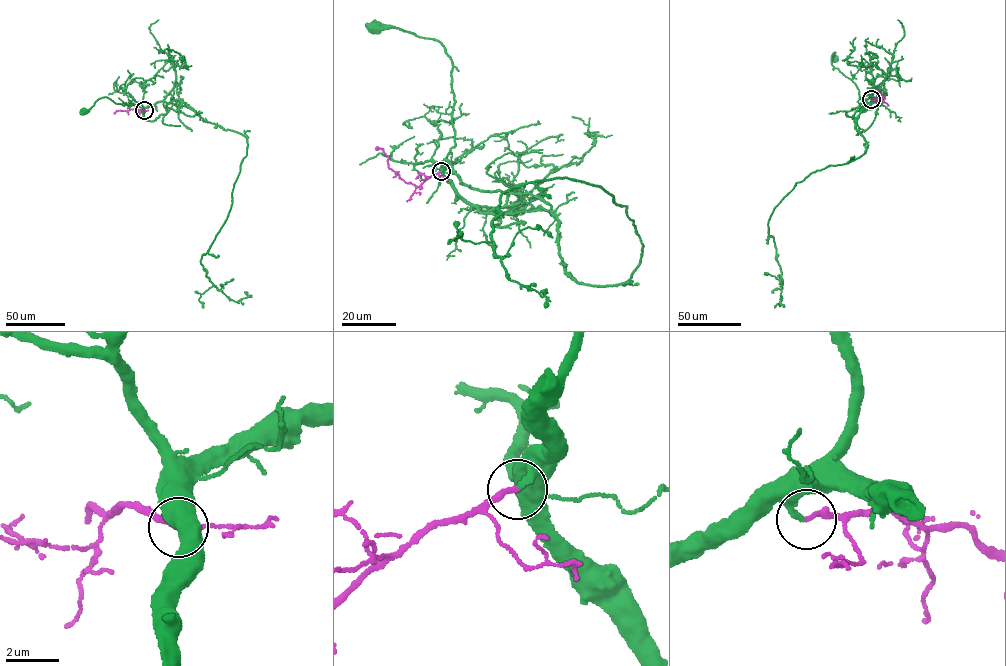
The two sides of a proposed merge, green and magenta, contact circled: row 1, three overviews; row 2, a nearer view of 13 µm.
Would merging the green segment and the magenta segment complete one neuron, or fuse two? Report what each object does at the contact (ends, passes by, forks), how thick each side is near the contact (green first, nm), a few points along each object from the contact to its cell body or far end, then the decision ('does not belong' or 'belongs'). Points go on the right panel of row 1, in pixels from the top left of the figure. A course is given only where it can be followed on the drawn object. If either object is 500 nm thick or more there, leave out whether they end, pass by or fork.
green ends there; magenta ends there; 240 nm thick on the green side, 240 nm on the other; green runs (871, 99), (860, 97), (856, 85), (832, 66), (834, 52), (832, 58), (835, 59); magenta runs (871, 99), (884, 98), (876, 91); belongs

